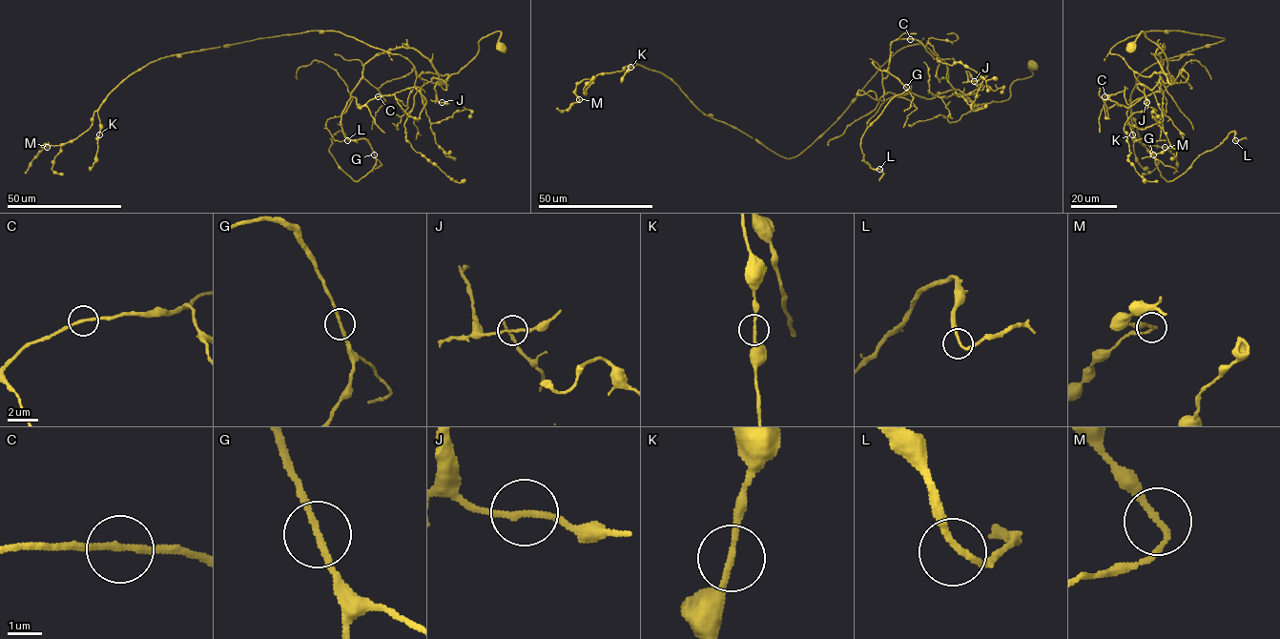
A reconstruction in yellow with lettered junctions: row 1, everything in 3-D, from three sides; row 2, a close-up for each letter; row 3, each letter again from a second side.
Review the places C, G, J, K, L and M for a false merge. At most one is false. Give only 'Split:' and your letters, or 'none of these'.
Split: none of these

